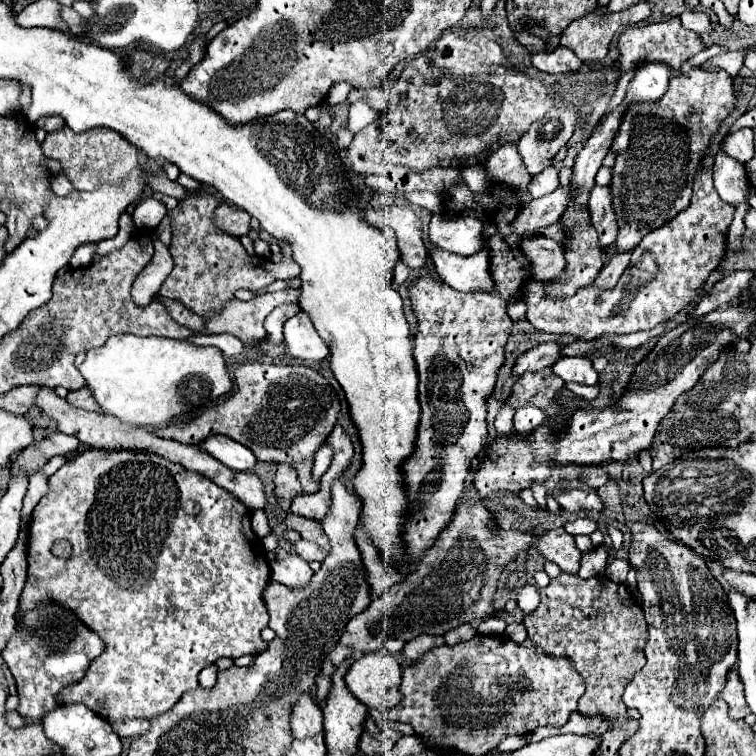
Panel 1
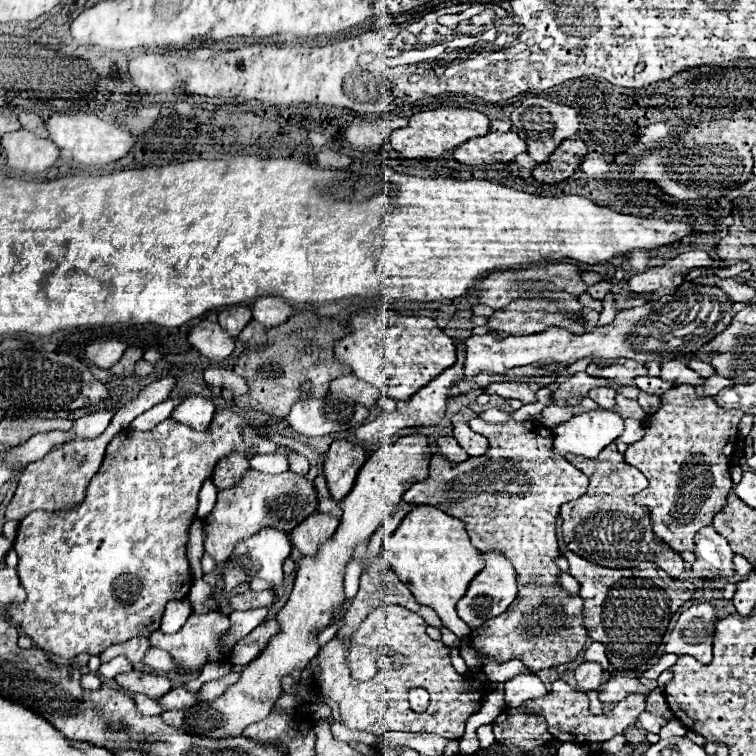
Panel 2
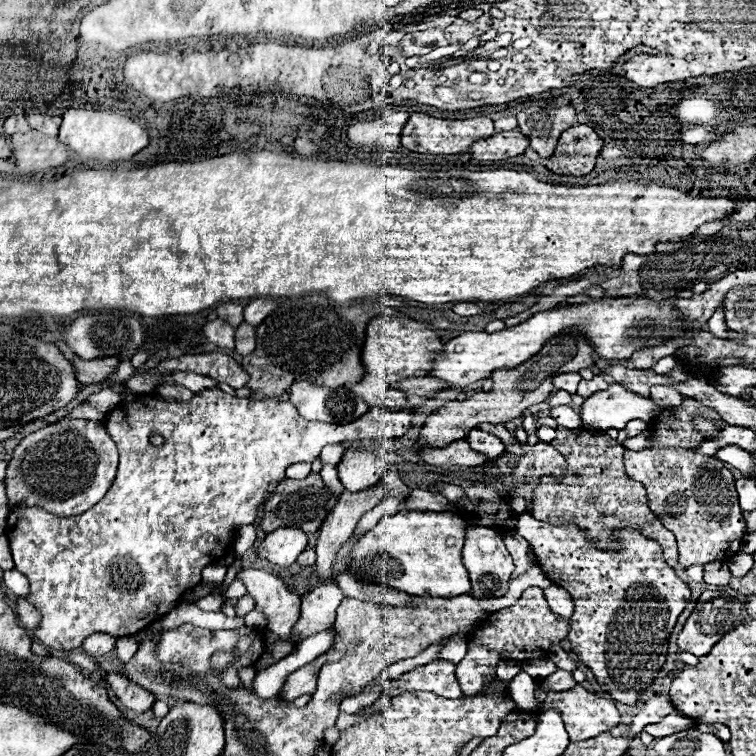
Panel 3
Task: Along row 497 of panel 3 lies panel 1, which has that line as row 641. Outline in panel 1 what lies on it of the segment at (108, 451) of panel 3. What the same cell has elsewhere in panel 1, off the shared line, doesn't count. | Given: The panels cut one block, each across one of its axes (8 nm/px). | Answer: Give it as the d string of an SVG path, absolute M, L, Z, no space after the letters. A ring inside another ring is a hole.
M46 600L32 610L26 610L18 618L18 626L2 650L2 658L18 686L18 712L32 720L40 720L44 714L58 708L58 694L66 686L82 680L90 662L102 652L102 638L94 634L72 610L66 610L66 606Z

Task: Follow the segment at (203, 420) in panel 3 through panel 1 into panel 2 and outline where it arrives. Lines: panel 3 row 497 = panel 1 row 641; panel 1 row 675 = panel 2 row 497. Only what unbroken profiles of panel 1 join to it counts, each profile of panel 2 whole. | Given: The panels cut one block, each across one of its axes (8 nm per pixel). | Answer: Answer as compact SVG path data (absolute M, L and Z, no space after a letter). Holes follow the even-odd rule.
M230 408L214 412L206 432L192 430L174 418L166 418L150 432L122 430L106 446L104 462L90 480L86 498L80 506L60 512L36 510L20 520L14 550L18 554L18 576L26 588L26 602L8 604L6 612L44 652L60 658L74 658L80 652L100 654L112 644L134 636L150 636L160 628L164 608L170 600L188 598L192 572L186 558L188 528L196 520L198 492L212 476L214 466L232 452L252 458L252 448L244 442L242 430L252 428L258 436L268 432L284 434L278 422L252 424Z

